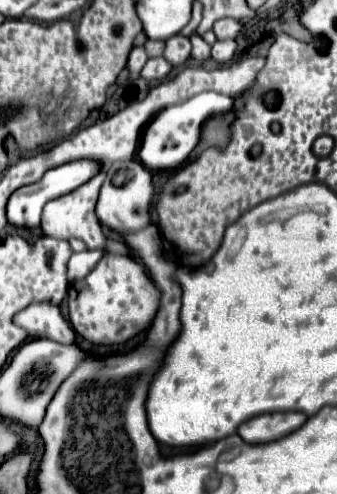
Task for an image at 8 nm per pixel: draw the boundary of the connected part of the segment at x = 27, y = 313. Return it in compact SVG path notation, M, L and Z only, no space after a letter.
M34 302L14 316L14 324L34 338L52 338L62 344L74 342L74 330L52 302Z

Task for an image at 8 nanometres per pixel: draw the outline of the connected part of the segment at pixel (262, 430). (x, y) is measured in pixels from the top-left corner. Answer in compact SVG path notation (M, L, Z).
M270 412L270 414L260 414L256 418L250 418L248 422L244 422L238 428L238 434L250 442L250 444L258 444L258 442L272 442L278 440L294 430L298 430L298 426L302 426L302 422L306 422L306 414L302 412Z

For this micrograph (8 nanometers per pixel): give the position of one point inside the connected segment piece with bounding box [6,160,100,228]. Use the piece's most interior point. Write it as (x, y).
(24, 208)

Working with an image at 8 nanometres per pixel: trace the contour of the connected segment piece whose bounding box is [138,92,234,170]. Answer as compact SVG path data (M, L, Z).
M202 92L182 104L162 110L156 118L150 120L150 124L142 136L142 144L138 148L138 158L142 160L142 164L148 170L174 170L174 168L182 166L188 160L190 152L200 142L198 138L202 134L202 124L208 118L230 112L232 106L234 106L234 102L230 96L224 96L218 92Z

